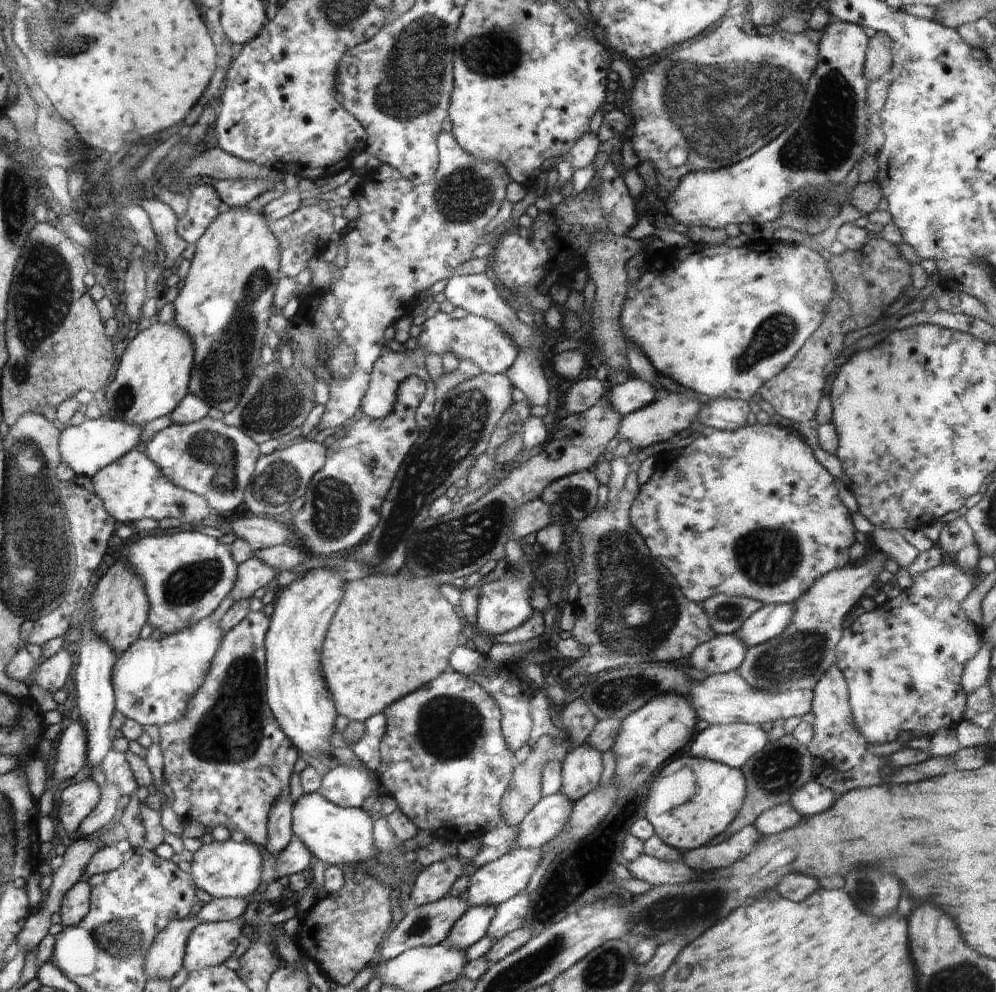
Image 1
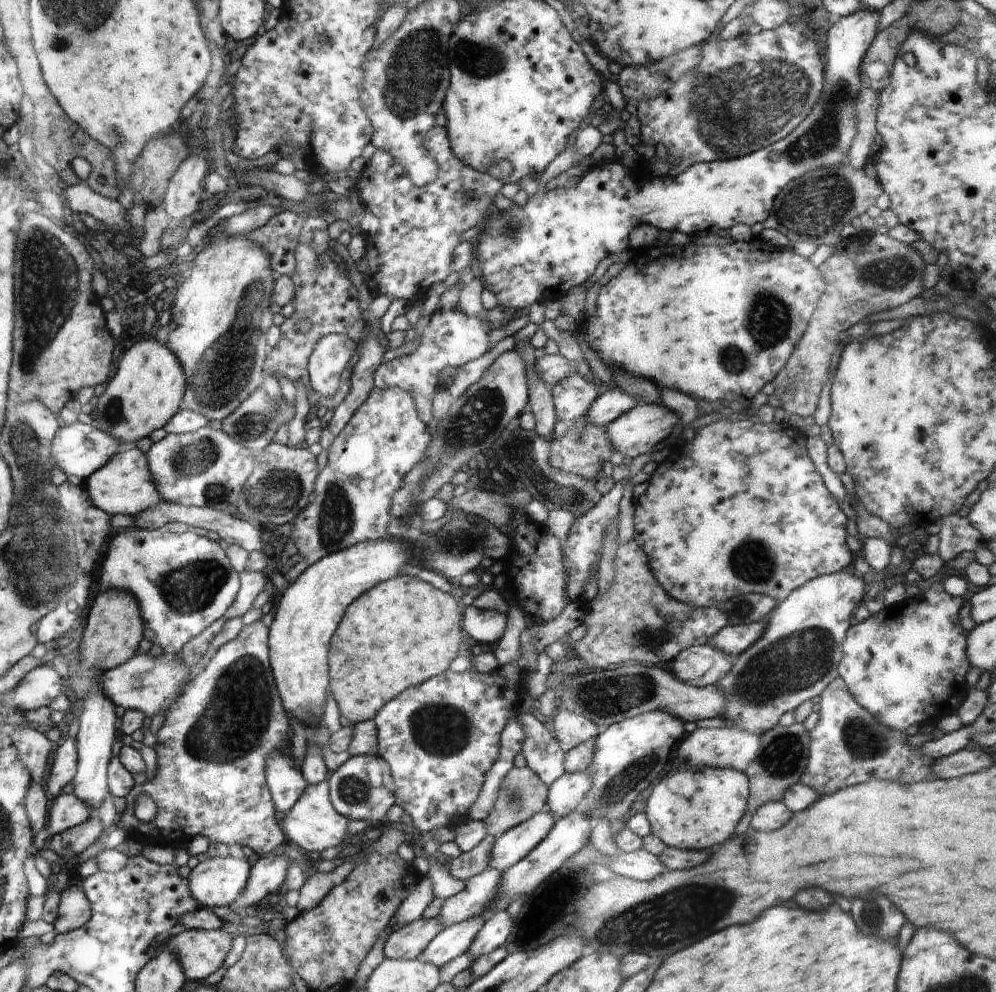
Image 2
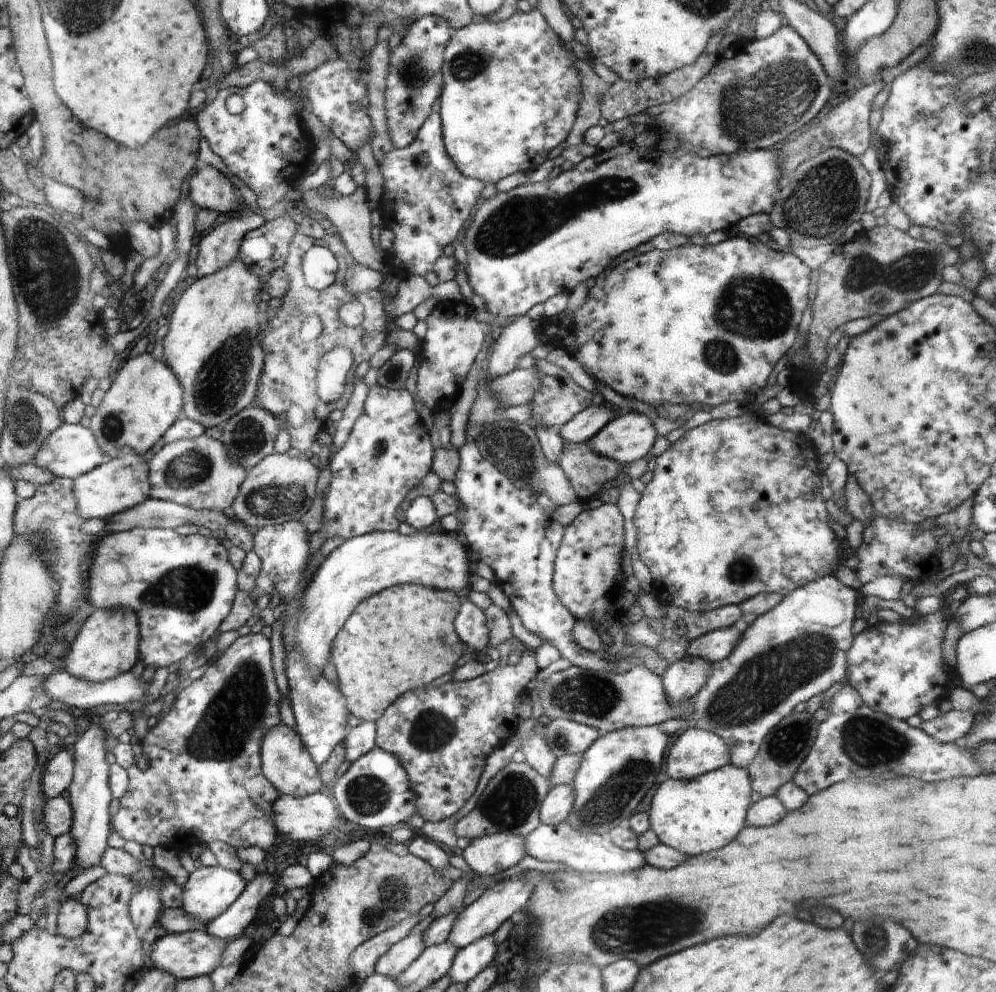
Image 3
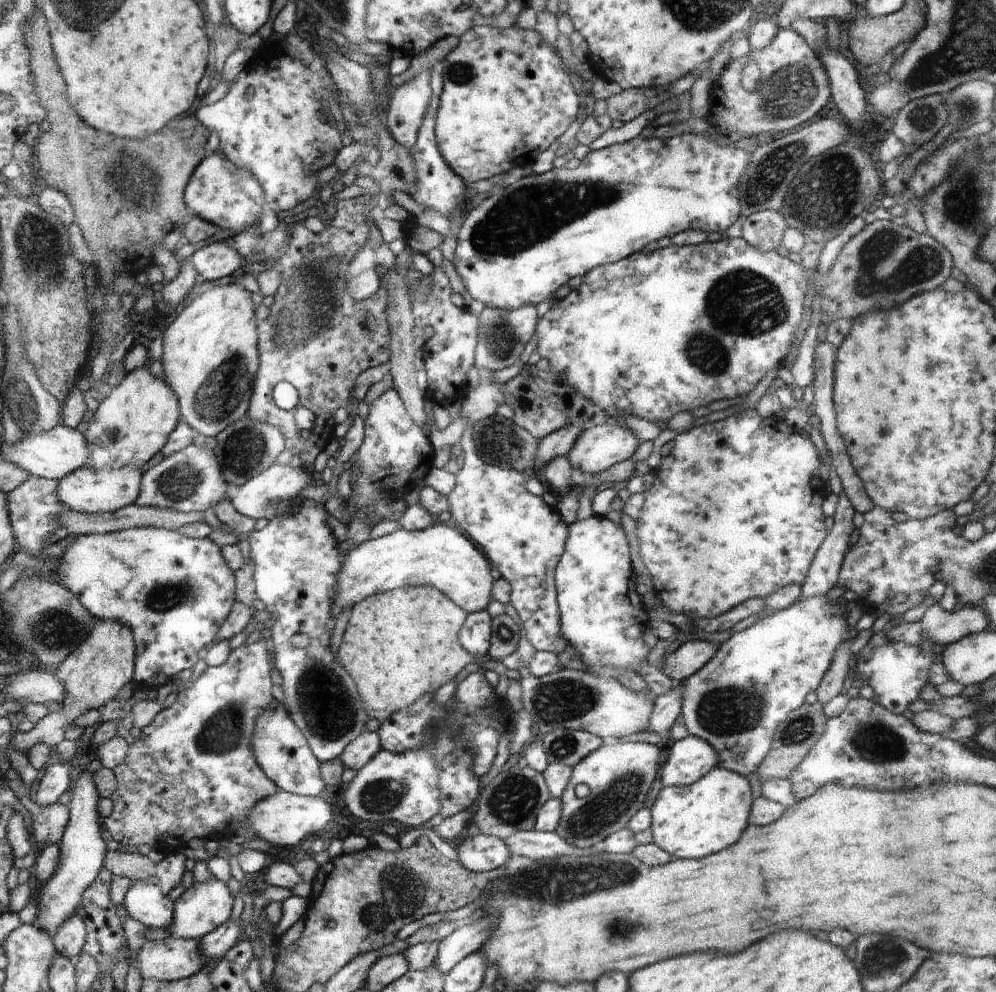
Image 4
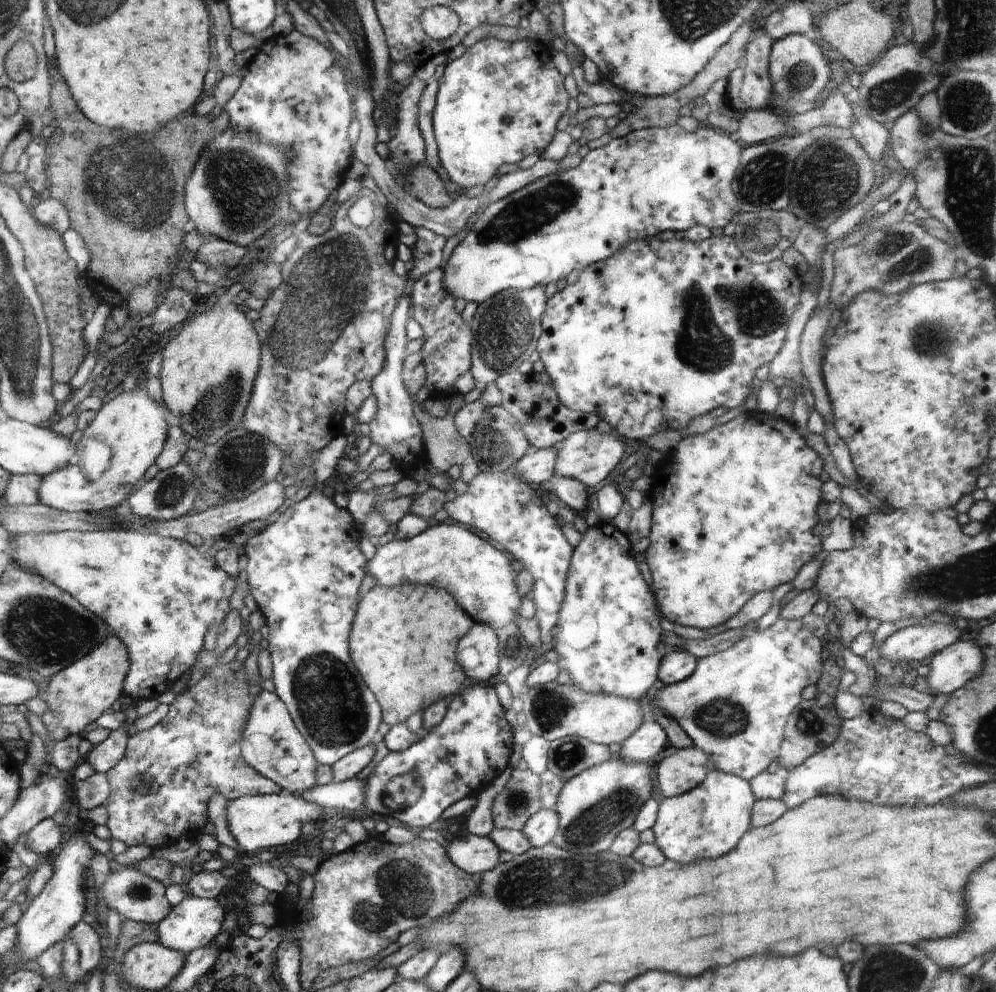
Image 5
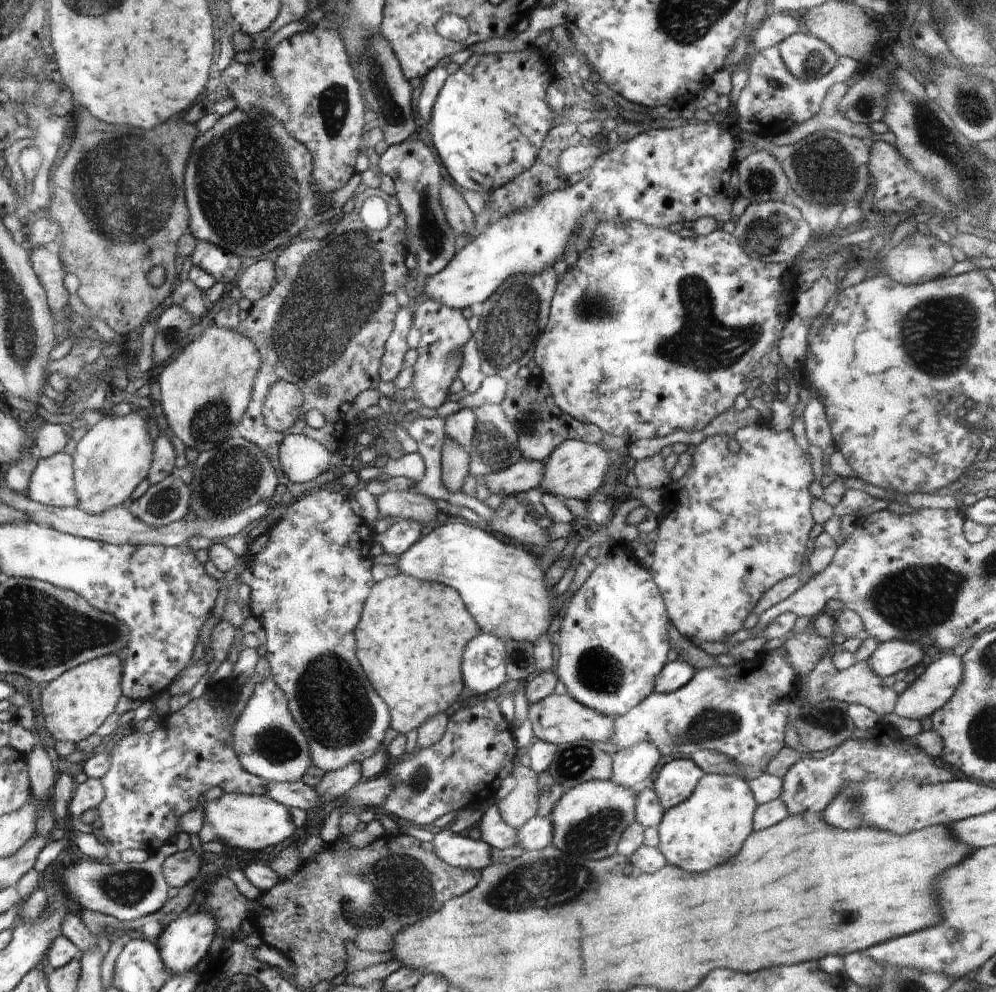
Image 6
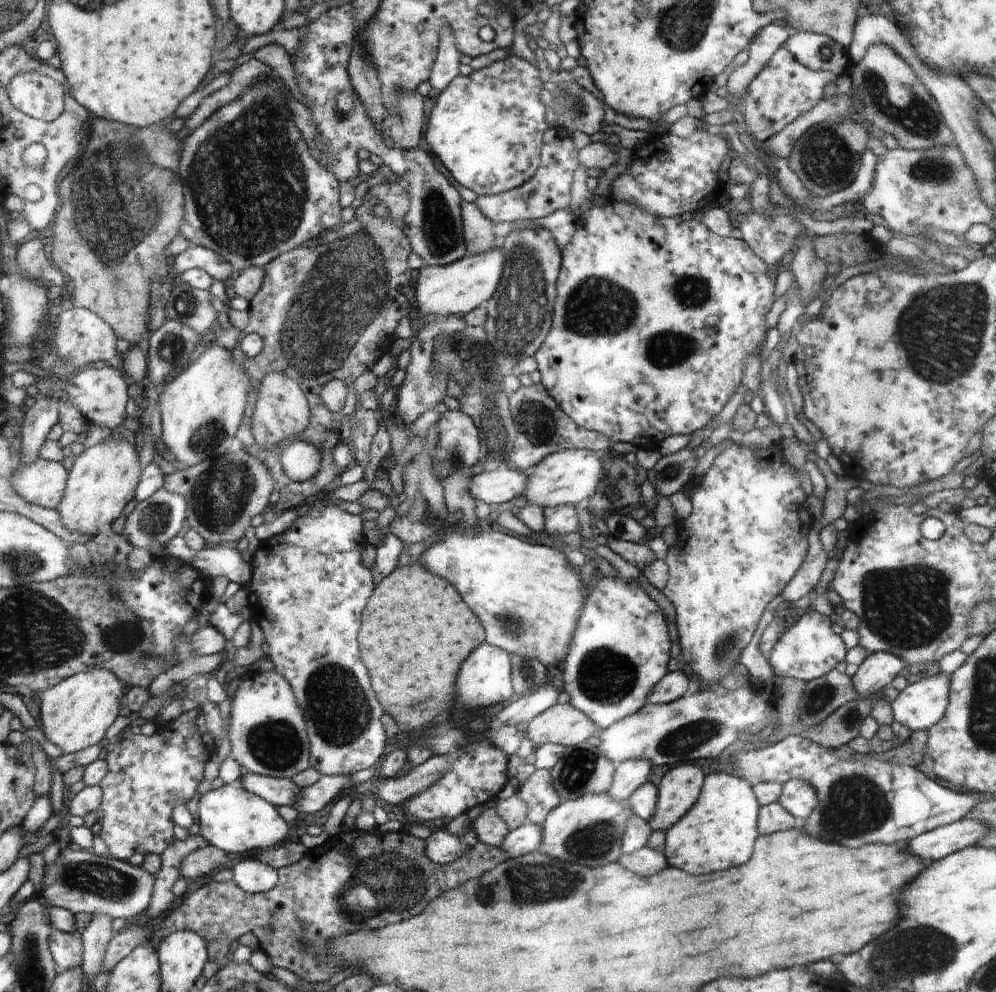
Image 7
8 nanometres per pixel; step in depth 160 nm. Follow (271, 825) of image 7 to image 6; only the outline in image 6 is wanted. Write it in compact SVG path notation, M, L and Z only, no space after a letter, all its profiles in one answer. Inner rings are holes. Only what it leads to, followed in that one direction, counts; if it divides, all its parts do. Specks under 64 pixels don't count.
M224 793L220 798L206 803L206 809L200 810L203 813L203 824L198 830L201 842L218 841L223 845L241 848L244 850L262 850L268 846L276 846L284 842L294 832L294 824L290 818L290 812L283 804L278 804L268 795L245 795L244 793Z

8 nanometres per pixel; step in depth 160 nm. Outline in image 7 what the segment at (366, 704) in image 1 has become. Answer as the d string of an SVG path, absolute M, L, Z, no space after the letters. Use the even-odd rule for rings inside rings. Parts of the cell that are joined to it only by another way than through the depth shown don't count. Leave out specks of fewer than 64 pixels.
M413 561L412 566L396 567L375 585L363 610L357 639L360 656L368 669L372 690L376 692L380 706L392 716L400 731L414 732L450 709L449 696L454 690L460 664L485 642L485 630L450 582L438 578L425 564Z

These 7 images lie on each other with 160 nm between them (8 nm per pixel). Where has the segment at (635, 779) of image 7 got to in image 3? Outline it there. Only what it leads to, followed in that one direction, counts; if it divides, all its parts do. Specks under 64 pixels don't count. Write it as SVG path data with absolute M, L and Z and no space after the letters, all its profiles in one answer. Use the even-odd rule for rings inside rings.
M688 656L672 663L661 676L666 696L674 705L686 703L706 682L710 667L708 661Z

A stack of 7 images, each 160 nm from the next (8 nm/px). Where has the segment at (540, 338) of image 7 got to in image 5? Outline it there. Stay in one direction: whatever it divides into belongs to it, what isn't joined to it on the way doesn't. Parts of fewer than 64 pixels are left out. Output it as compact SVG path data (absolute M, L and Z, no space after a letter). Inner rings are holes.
M538 283L521 291L502 291L478 305L474 318L469 324L474 334L469 371L480 387L494 382L500 374L516 371L522 362L526 362L534 354L547 305L545 287L542 283Z

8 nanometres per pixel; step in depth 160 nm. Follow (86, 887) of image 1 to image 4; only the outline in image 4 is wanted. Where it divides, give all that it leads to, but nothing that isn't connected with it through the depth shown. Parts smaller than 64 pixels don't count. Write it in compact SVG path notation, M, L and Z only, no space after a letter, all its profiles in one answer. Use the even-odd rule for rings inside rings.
M74 914L63 924L58 926L53 940L60 955L72 962L77 962L82 954L84 944L87 943L87 930L80 916Z

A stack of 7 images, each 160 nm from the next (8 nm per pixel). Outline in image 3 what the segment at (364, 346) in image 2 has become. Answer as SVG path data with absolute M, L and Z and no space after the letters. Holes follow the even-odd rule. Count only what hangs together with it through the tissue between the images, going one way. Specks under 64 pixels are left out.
M363 379L354 384L352 396L350 396L347 405L342 409L343 415L338 422L338 430L334 436L334 446L342 448L346 440L348 440L350 430L354 423L360 418L363 411L363 404L365 403L369 388L364 383Z

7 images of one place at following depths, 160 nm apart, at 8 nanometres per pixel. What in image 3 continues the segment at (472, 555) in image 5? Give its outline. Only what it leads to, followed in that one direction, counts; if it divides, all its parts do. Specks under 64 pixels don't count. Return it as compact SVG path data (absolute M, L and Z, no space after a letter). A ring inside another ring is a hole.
M376 531L346 539L314 572L307 592L305 614L295 629L295 636L291 637L291 647L299 650L313 671L322 673L324 665L331 658L334 638L360 602L378 594L380 590L403 584L422 585L439 591L450 591L460 596L467 595L471 590L471 578L474 575L474 564L470 558L470 550L460 535L445 531L415 531L410 535L402 535L399 531Z

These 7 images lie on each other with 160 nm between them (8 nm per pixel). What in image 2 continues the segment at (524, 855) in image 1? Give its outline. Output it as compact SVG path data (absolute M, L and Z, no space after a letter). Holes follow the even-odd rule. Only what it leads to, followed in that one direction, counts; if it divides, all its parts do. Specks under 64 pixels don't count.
M488 868L468 879L465 882L466 888L444 901L438 915L441 928L483 914L497 893L501 874L498 869Z

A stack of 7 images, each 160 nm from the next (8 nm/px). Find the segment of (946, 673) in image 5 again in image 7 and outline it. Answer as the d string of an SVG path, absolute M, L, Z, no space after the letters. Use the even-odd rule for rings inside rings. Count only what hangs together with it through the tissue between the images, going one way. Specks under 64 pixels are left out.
M939 672L931 678L923 675L918 682L906 686L891 703L894 721L907 726L912 732L933 727L946 714L949 703L949 682L949 676Z

